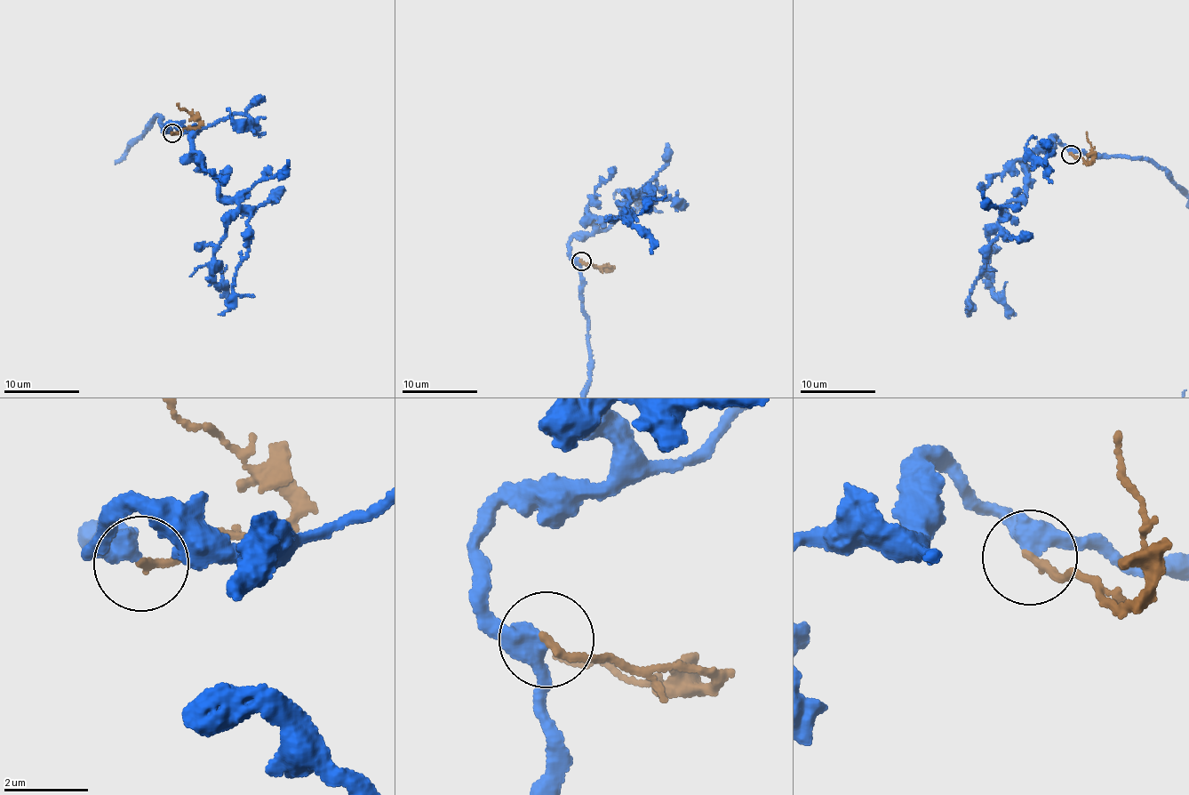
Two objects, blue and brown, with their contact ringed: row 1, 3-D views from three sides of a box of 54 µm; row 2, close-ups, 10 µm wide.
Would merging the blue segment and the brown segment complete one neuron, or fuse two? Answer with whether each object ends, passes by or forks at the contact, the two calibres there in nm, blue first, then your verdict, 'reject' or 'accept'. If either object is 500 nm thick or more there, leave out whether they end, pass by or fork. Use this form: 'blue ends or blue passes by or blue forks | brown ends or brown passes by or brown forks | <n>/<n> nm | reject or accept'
blue passes by | brown ends | 440/190 nm | reject

